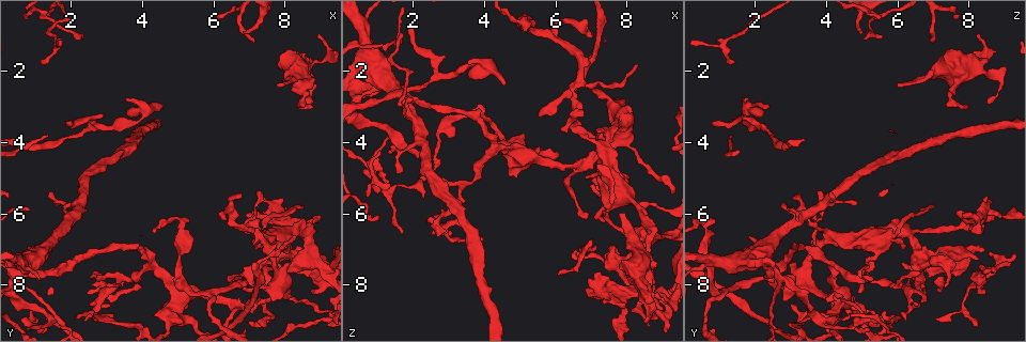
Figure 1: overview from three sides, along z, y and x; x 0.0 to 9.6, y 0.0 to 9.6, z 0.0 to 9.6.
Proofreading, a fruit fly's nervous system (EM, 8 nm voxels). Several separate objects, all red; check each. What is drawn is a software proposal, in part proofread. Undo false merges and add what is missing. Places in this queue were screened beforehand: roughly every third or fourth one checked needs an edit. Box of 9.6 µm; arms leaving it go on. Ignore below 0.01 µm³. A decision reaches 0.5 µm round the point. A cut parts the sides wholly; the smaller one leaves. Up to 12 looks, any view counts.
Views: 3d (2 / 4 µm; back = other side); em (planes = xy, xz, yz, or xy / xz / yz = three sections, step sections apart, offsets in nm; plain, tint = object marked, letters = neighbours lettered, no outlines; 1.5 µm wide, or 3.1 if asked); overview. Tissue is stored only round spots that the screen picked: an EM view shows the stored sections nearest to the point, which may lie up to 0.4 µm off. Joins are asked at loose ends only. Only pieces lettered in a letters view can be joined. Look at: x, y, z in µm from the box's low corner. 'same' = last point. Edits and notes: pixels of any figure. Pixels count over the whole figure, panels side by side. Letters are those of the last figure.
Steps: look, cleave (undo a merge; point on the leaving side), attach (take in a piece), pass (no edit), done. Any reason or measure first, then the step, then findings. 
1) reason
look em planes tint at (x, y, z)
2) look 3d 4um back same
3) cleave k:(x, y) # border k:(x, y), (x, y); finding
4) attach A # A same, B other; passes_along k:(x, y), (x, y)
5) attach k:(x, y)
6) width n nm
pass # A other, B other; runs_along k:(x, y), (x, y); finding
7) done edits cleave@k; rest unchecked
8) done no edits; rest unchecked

three arms meet
look em xy step 8 tint at (8.55, 6.50, 6.30)

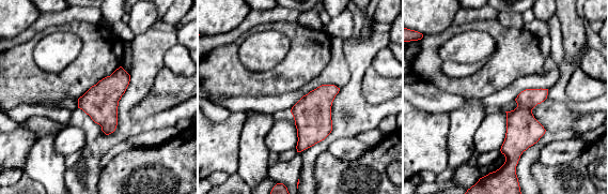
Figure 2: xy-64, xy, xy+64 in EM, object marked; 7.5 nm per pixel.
another direction
look em planes tint same

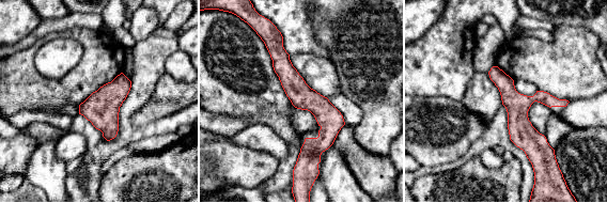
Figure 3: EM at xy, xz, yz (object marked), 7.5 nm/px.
look em planes letters same

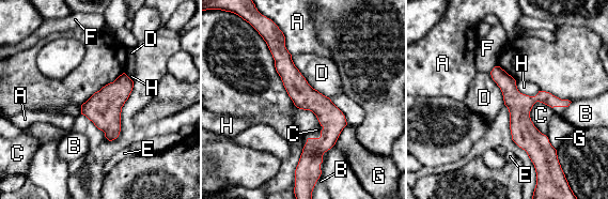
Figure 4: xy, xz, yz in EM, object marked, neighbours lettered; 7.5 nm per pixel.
width 160 nm
pass # A other, B other, C other, D other, E other, F other, G other, H other; runs_along 4:(281, 41), (327, 116), (309, 165); one neuron here

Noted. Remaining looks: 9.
thin end
look em planes letters at (8.80, 2.95, 7.95)

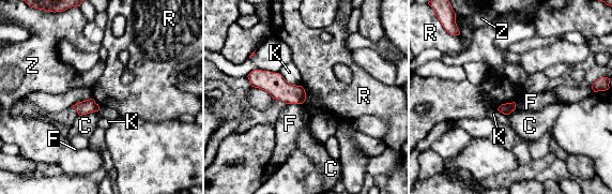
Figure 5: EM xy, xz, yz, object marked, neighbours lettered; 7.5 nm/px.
pass # C other, F other, K other, R other, Z other; border 5:(514, 101), (503, 103), (498, 108); no lettered piece goes on from it

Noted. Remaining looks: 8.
branch stops here
look 3d 4um at (7.90, 2.40, 5.95)

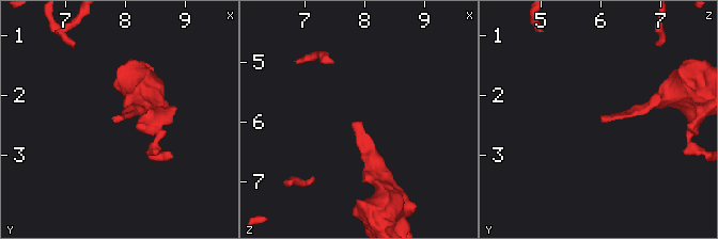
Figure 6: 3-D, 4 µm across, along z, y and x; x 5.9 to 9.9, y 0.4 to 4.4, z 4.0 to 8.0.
look em planes letters at (7.85, 2.40, 5.95)

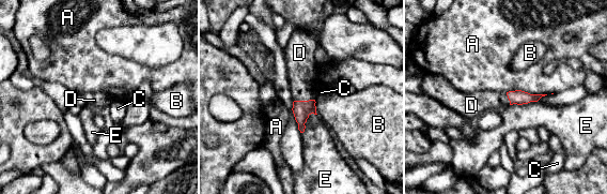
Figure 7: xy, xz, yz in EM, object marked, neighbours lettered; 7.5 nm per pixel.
attach D # A other, B other, C other, D same, E other; it goes on there

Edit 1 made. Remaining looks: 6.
see it whole again
look overview

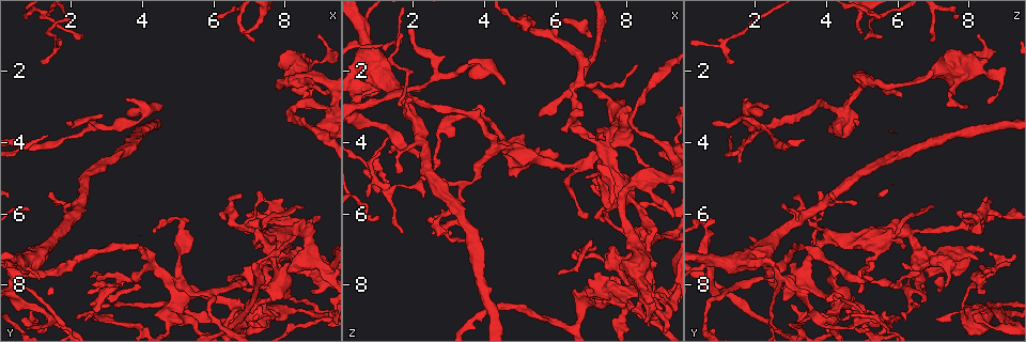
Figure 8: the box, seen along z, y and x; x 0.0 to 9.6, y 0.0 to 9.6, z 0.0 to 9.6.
thin end
look em planes letters at (1.95, 3.50, 0.80)

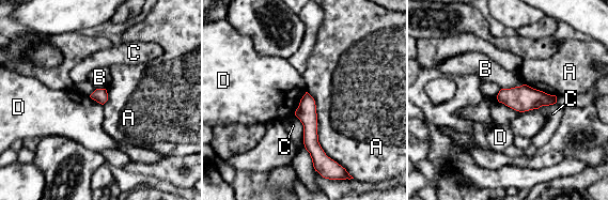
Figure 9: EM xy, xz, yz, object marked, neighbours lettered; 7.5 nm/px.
pass # A other, B other, C other, D other; runs_along 9:(307, 96), (310, 140), (316, 156); no lettered piece goes on from it

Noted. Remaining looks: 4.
tapers out
look em xz step 8 tint at (4.00, 8.05, 6.70)

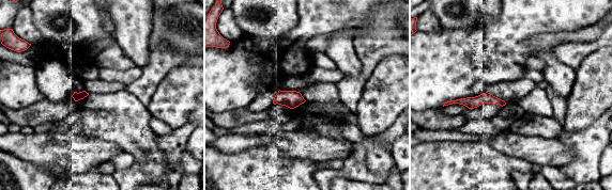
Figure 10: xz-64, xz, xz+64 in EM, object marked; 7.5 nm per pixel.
look em planes letters same

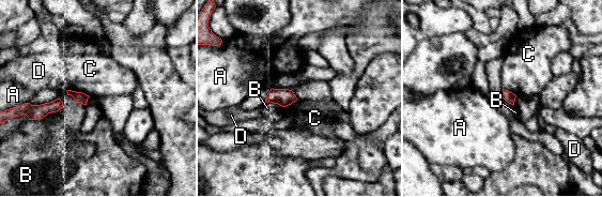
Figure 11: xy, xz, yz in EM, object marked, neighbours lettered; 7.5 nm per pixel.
width 80 nm
pass # A other, B other, C other, D other; border 11:(70, 89), (89, 96); none of them fits

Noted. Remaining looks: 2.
done edits attach@7; rest unchecked

